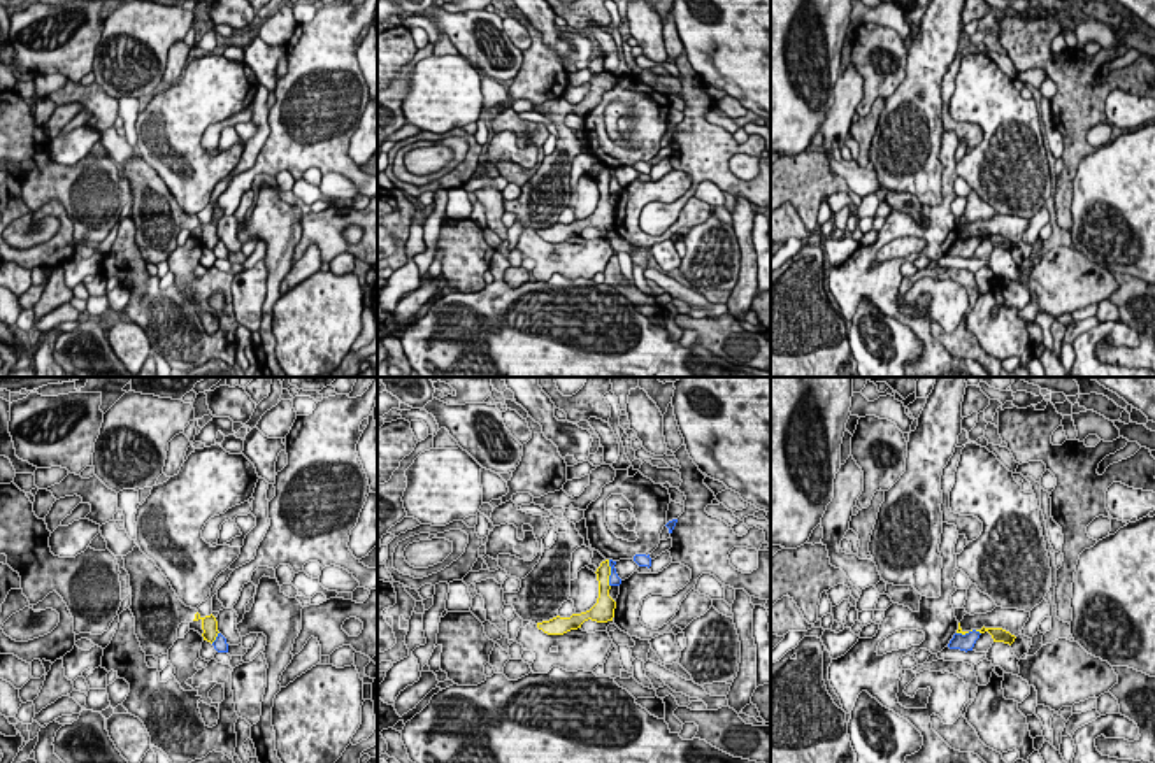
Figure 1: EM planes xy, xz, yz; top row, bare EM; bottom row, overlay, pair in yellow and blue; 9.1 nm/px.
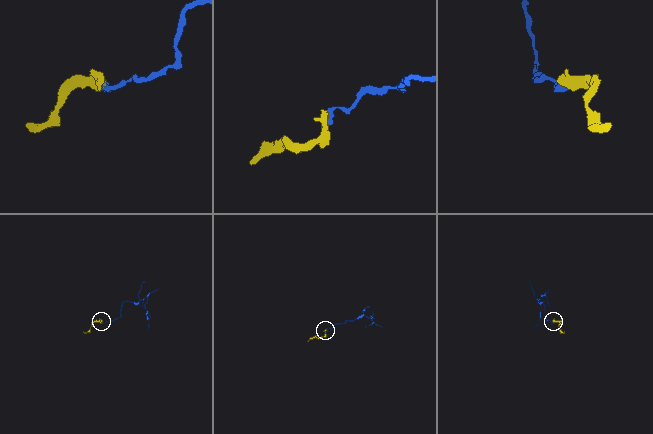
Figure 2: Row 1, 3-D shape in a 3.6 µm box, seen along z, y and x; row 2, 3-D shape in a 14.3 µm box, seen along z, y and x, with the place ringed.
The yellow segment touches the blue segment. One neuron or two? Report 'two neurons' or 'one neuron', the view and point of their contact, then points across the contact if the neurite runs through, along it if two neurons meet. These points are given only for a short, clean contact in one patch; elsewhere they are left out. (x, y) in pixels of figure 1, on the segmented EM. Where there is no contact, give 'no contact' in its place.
two neurons; contact xz (609, 574); border xz (608, 560), (609, 586)

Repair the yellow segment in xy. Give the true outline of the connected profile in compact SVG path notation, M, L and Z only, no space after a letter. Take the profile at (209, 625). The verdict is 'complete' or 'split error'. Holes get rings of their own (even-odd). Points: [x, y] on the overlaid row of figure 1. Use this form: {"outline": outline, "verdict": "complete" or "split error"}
{"outline": "M139 546L123 556L125 570L130 575L132 605L130 610L135 617L135 635L146 656L161 656L177 640L177 628L181 623L202 621L202 637L214 642L218 637L216 617L202 617L197 609L186 607L167 577L149 560Z", "verdict": "split error"}

